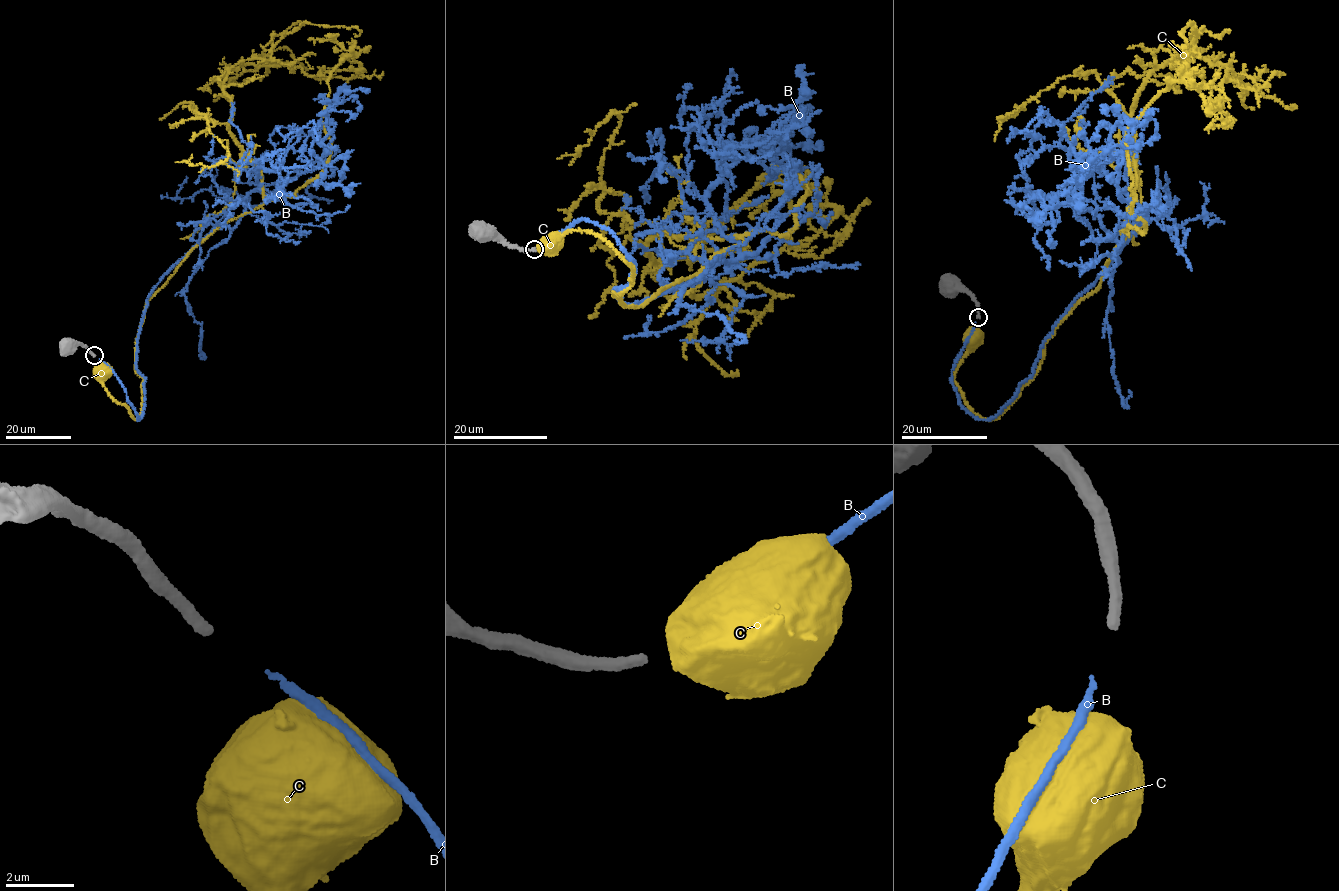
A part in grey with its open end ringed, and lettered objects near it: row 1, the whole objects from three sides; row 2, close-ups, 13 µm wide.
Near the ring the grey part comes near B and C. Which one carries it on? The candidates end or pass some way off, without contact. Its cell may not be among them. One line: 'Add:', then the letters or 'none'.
Add: B

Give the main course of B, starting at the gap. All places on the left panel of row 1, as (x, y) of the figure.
B: (99, 359), (140, 418), (136, 345), (172, 267), (252, 191), (317, 166), (330, 129), (320, 181), (361, 183)

